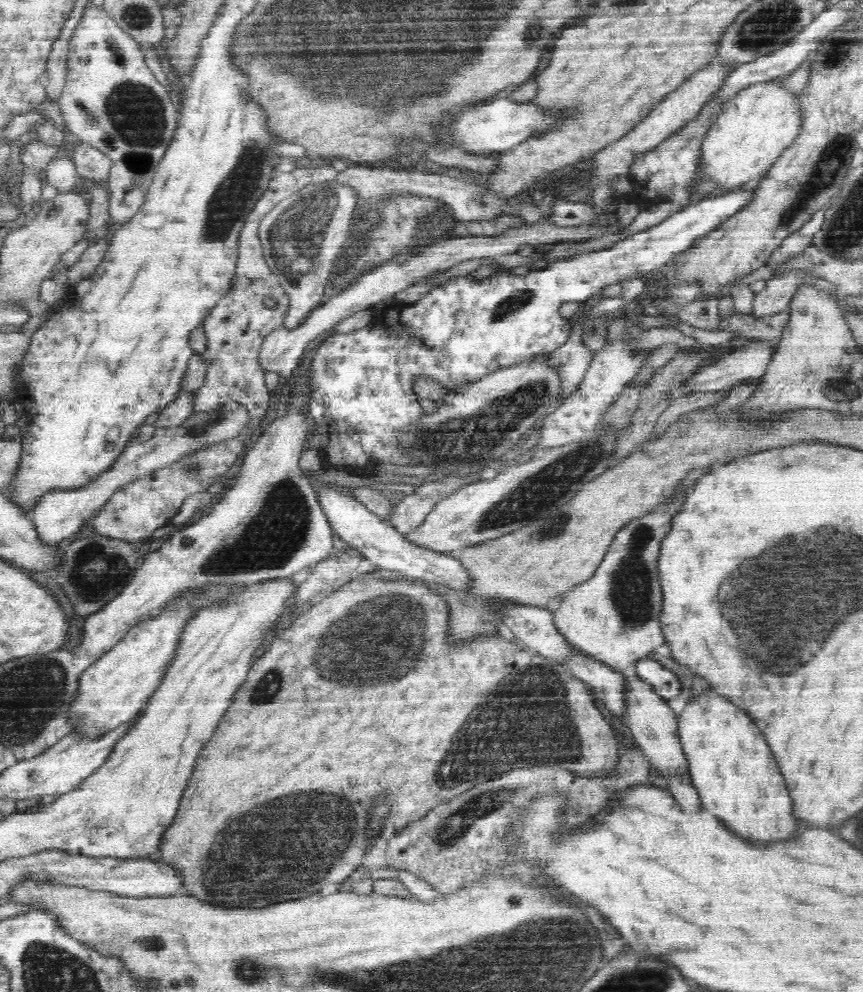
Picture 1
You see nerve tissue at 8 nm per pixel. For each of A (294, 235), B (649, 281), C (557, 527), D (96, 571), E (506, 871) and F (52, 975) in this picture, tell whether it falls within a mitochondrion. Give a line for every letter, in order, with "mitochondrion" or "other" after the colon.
A: mitochondrion
B: other
C: mitochondrion
D: mitochondrion
E: other
F: mitochondrion

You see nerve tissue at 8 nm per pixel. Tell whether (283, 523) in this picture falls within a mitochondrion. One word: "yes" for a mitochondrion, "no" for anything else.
yes

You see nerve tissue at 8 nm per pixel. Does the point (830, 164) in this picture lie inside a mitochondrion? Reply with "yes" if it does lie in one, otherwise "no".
yes

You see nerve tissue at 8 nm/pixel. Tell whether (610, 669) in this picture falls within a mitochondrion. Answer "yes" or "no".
no

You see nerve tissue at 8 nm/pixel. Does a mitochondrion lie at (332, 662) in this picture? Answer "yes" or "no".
yes

